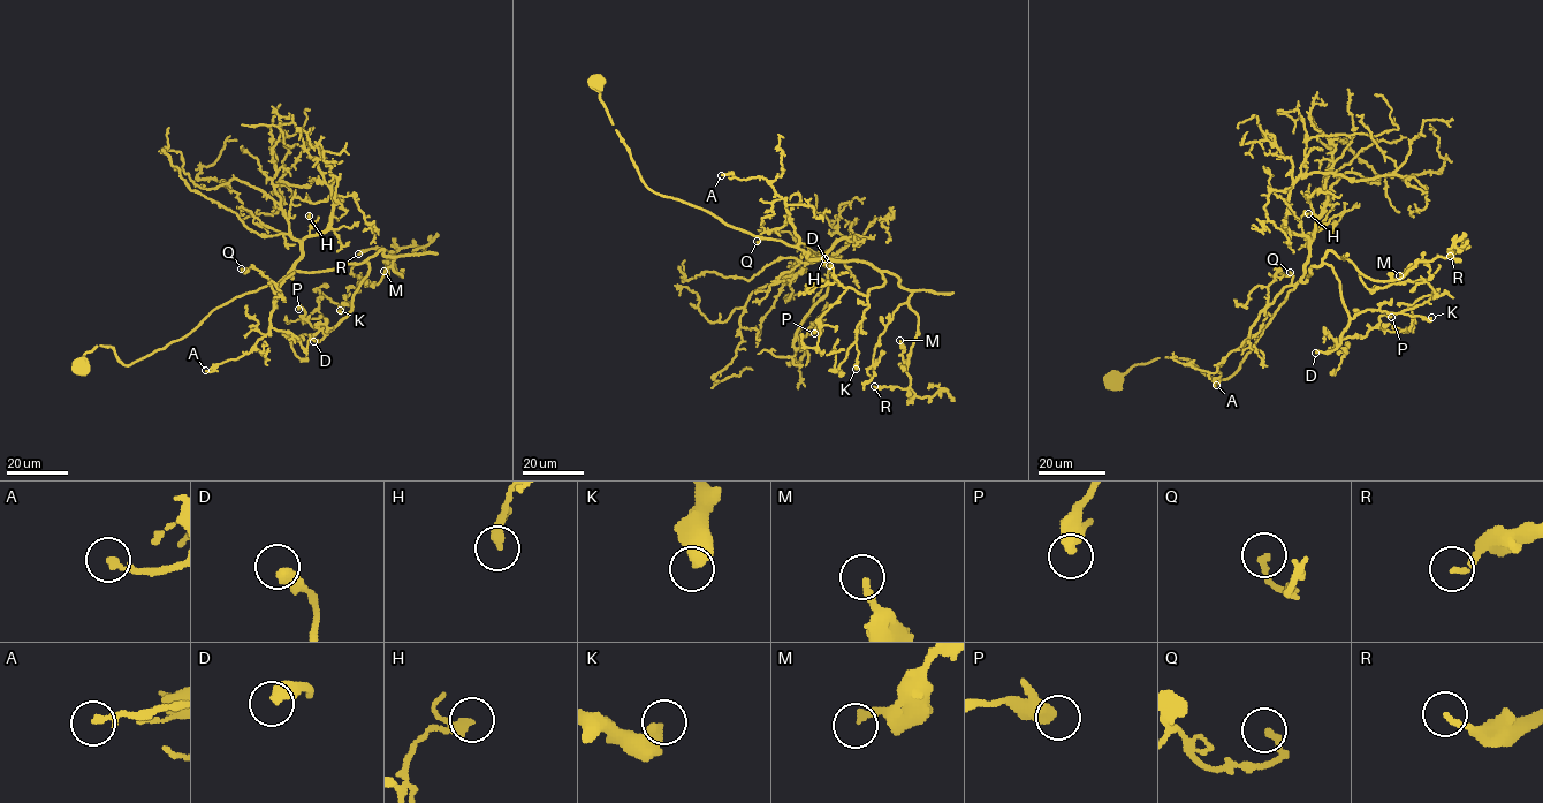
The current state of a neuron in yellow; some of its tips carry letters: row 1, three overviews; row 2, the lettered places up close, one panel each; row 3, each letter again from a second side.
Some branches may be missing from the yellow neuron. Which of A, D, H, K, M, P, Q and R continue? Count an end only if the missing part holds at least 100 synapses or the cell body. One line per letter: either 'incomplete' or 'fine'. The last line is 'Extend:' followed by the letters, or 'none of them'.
A: fine
D: fine
H: fine
K: fine
M: fine
P: fine
Q: fine
R: fine
Extend: none of them

